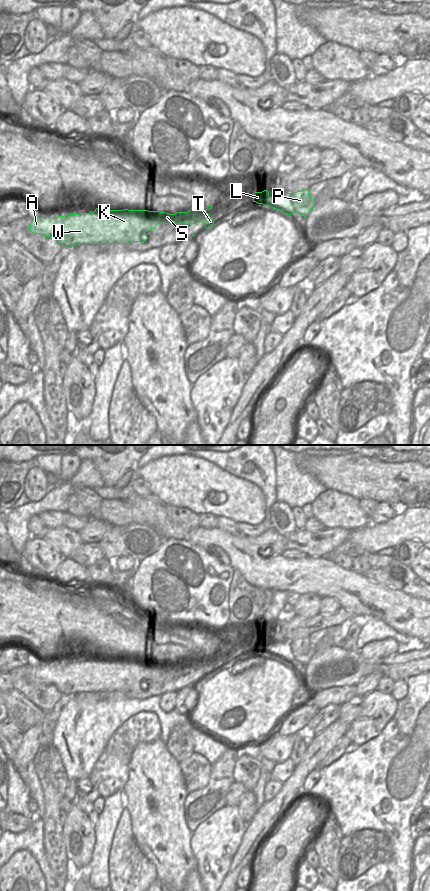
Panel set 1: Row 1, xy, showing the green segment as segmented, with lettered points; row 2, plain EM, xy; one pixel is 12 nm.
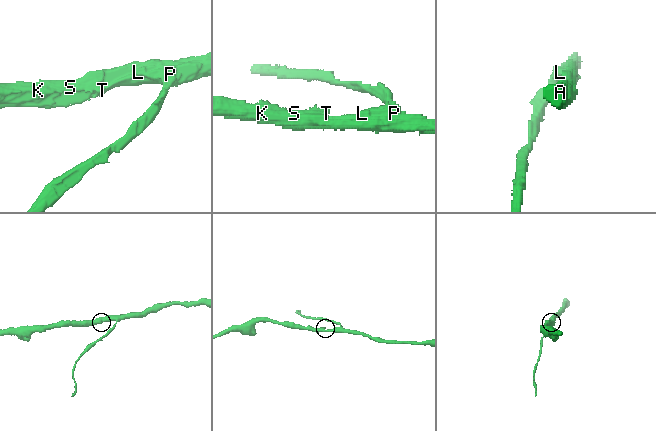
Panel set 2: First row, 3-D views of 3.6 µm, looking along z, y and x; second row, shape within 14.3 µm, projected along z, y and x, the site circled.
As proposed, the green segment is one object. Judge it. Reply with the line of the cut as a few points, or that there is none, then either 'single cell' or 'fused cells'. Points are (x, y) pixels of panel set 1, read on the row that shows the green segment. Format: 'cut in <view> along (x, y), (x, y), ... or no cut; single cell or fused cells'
cut in xy along (292, 193), (291, 200), (295, 211); fused cells

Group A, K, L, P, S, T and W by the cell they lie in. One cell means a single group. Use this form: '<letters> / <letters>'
A K L S T W / P

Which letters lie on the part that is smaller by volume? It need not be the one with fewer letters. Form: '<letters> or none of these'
P.

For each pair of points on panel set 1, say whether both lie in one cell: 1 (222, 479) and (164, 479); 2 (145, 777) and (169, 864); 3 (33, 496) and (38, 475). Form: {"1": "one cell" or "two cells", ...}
{"1": "one cell", "2": "one cell", "3": "one cell"}

